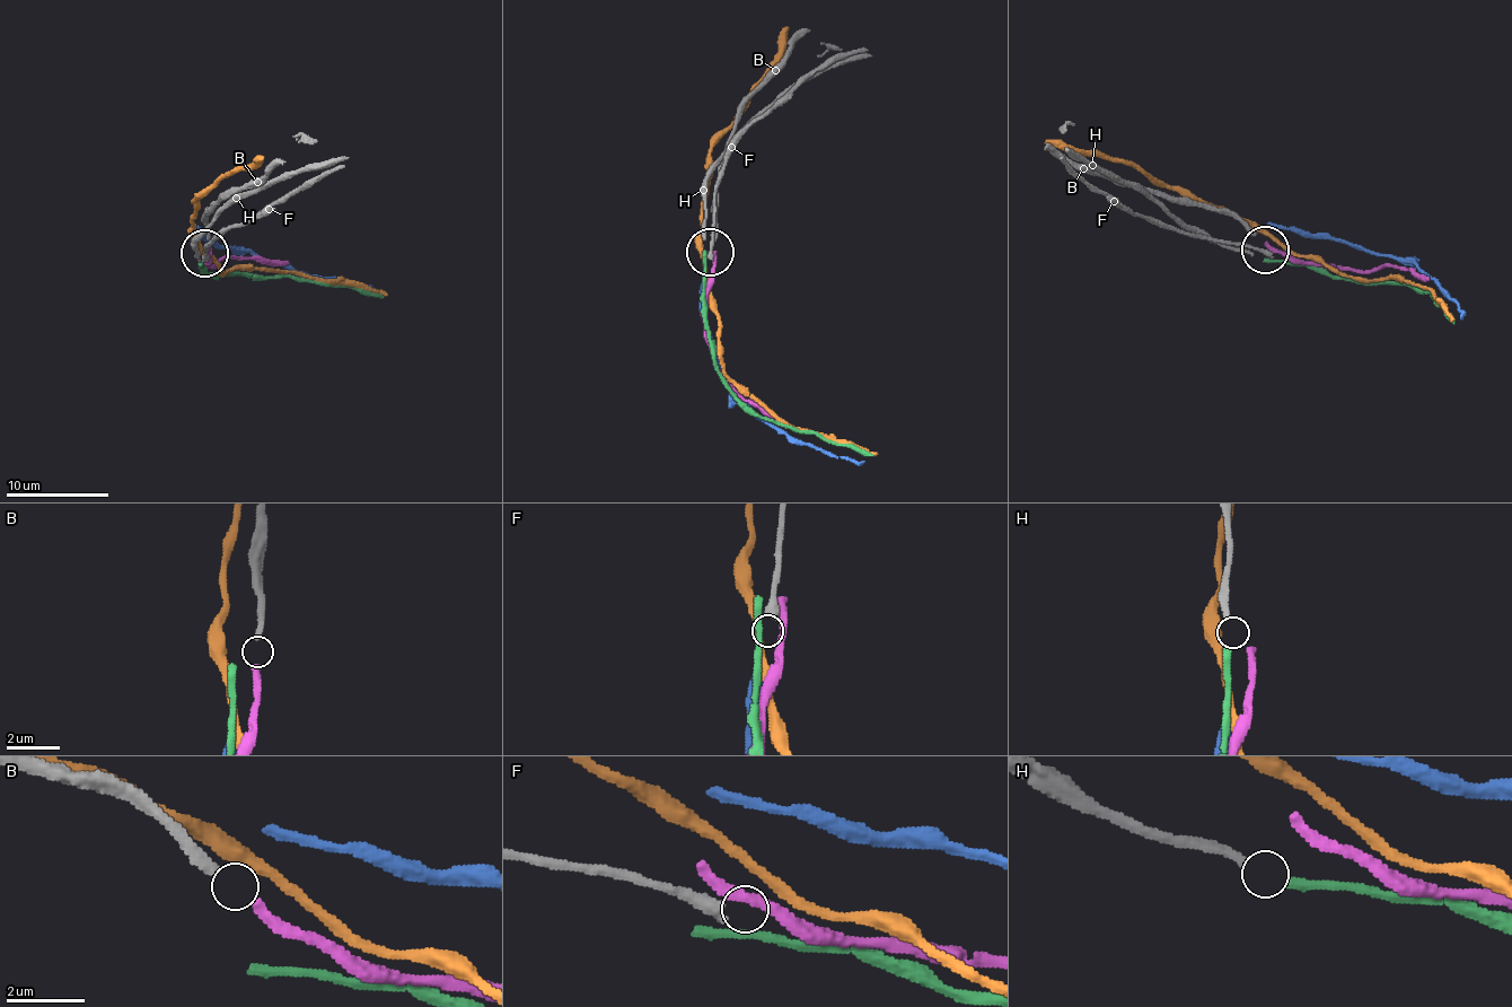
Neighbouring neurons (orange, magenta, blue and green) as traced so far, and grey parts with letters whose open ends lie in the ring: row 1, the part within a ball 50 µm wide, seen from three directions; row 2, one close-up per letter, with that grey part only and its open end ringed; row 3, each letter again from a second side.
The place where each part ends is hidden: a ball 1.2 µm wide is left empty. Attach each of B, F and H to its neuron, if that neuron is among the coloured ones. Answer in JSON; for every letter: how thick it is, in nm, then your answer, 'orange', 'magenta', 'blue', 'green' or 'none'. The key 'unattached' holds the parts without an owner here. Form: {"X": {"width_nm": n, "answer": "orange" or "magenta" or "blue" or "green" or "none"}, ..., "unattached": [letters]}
{"B": {"width_nm": 260, "answer": "magenta"}, "F": {"width_nm": 360, "answer": "none"}, "H": {"width_nm": 240, "answer": "green"}, "unattached": ["F"]}

